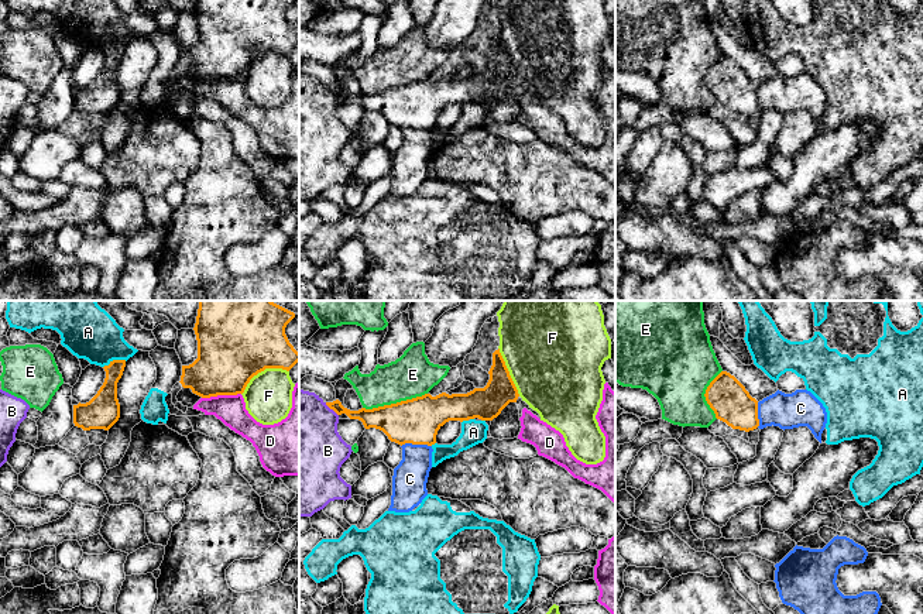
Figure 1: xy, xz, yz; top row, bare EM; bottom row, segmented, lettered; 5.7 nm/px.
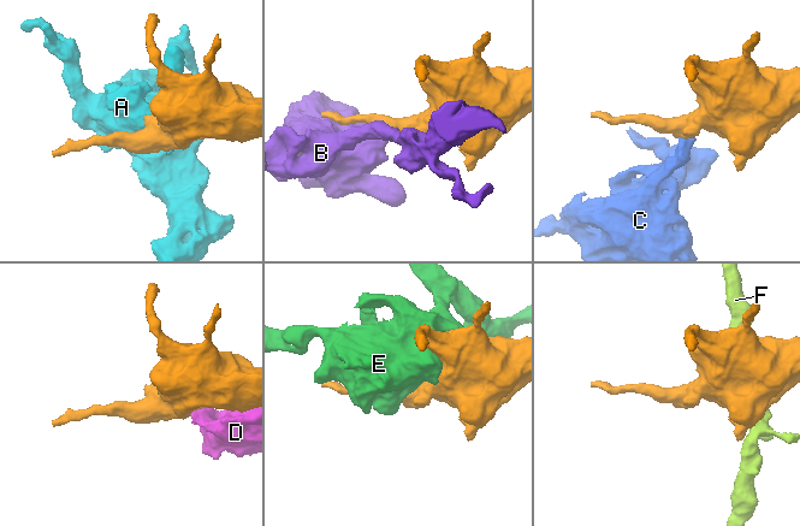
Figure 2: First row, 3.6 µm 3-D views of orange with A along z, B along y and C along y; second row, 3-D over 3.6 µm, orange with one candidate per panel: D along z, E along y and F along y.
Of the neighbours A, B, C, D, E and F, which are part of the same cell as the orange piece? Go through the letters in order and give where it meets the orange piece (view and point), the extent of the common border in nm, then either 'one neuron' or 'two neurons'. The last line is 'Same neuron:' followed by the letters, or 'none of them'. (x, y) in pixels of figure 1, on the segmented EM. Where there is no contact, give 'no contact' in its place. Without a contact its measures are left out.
A: xy (115, 360) | 140 nm | two neurons
B: xz (332, 408) | 110 nm | two neurons
C: xz (415, 443) | 180 nm | two neurons
D: xy (220, 394) | 220 nm | two neurons
E: xz (394, 404) | 380 nm | two neurons
F: xy (261, 370) | 300 nm | two neurons
Same neuron: none of them

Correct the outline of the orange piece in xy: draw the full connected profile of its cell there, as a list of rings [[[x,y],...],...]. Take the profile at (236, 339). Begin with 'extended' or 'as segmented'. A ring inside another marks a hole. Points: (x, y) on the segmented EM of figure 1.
as segmented; [[[199,301],[193,327],[198,340],[198,359],[189,366],[182,366],[179,383],[183,388],[191,388],[193,394],[210,398],[243,394],[250,380],[265,368],[289,371],[299,361],[299,353],[285,335],[285,327],[294,318],[294,312],[272,301]]]

